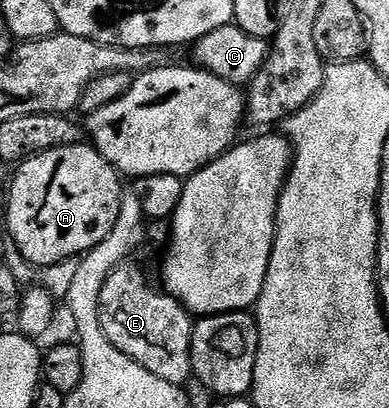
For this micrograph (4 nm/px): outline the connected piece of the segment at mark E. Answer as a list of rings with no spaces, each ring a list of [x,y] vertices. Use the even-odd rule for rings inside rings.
[[[123,264],[108,276],[98,297],[98,319],[104,328],[104,336],[112,340],[124,356],[136,360],[152,376],[168,380],[168,384],[180,387],[191,381],[192,368],[192,315],[181,302],[178,302],[165,289],[150,286],[146,274],[134,264]]]

